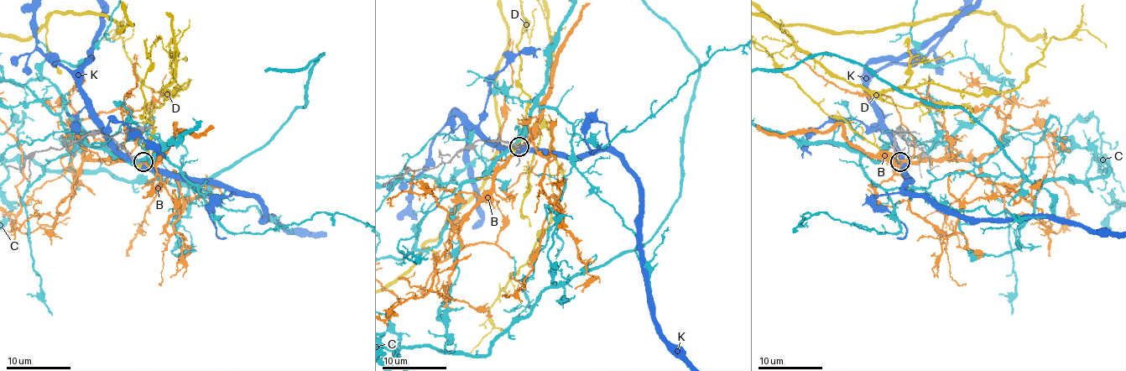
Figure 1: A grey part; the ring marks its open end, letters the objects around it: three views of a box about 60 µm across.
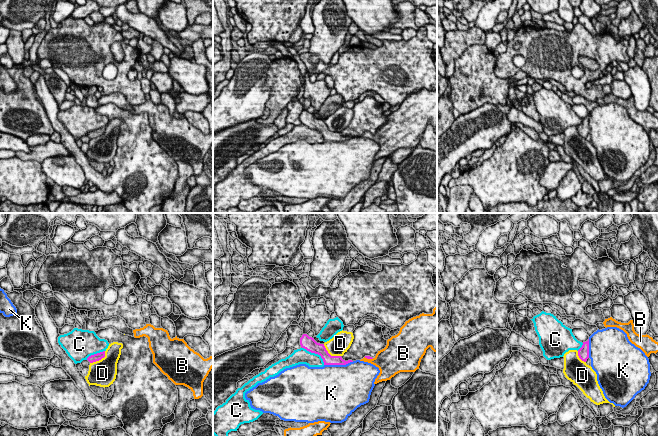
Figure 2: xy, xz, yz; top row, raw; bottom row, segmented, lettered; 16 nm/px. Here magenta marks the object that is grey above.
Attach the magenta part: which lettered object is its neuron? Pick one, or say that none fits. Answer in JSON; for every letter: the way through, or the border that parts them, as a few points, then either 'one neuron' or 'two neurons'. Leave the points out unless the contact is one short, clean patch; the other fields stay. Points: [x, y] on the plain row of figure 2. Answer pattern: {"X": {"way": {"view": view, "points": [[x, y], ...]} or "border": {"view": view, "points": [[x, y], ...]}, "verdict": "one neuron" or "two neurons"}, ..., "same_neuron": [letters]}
{"B": {"verdict": "one neuron"}, "C": {"verdict": "two neurons"}, "D": {"verdict": "two neurons"}, "K": {"verdict": "two neurons"}, "same_neuron": ["B"]}

